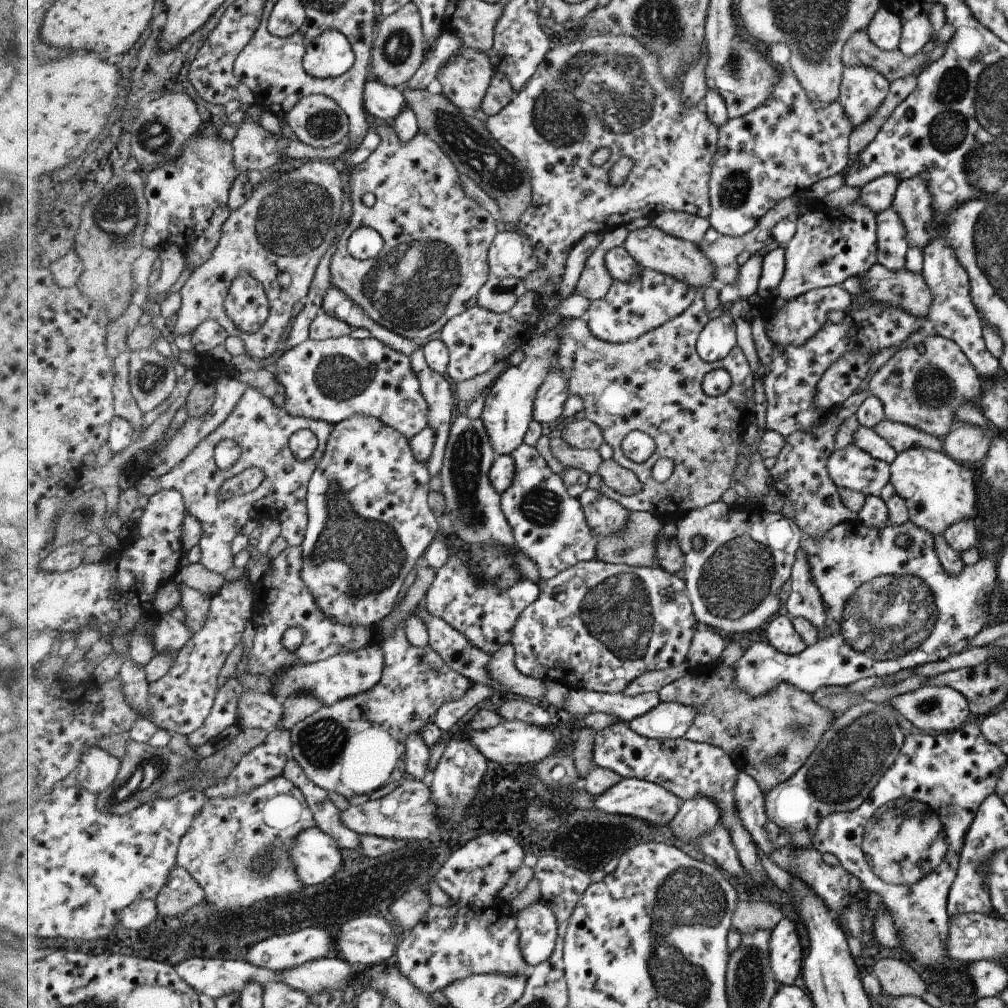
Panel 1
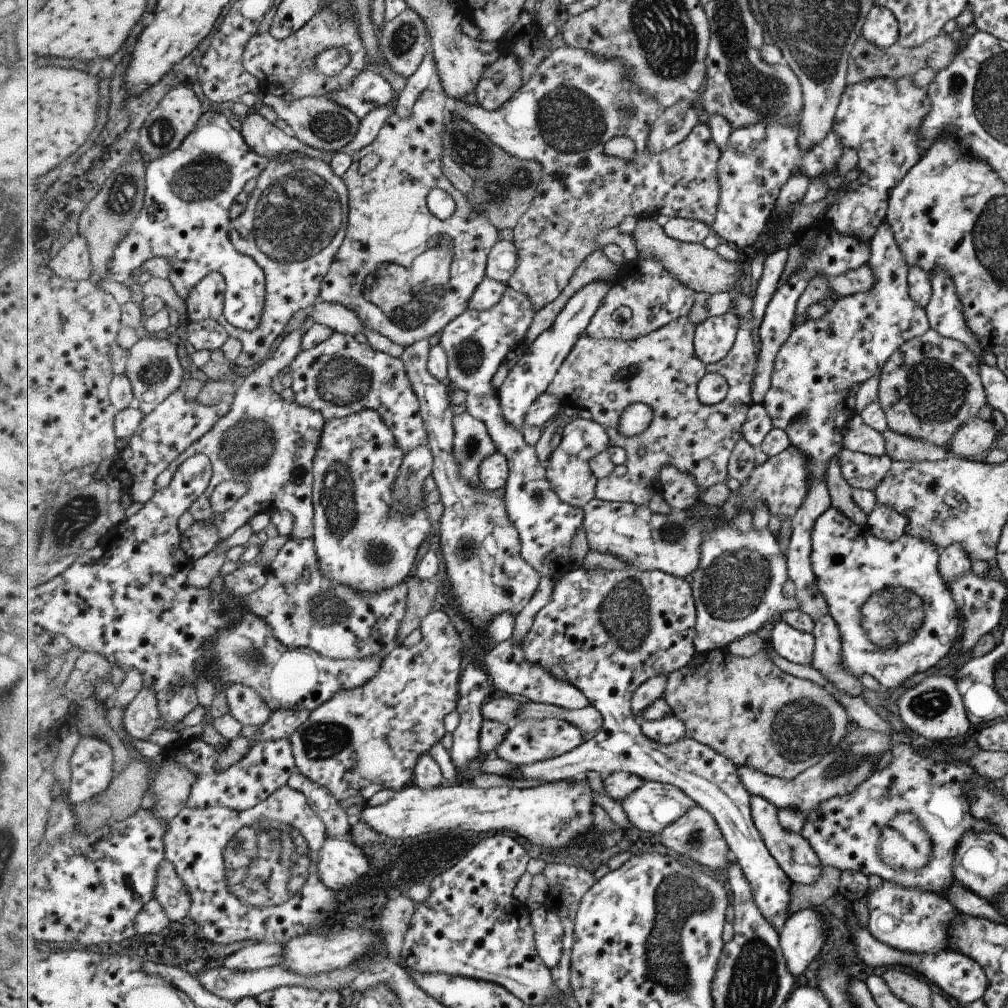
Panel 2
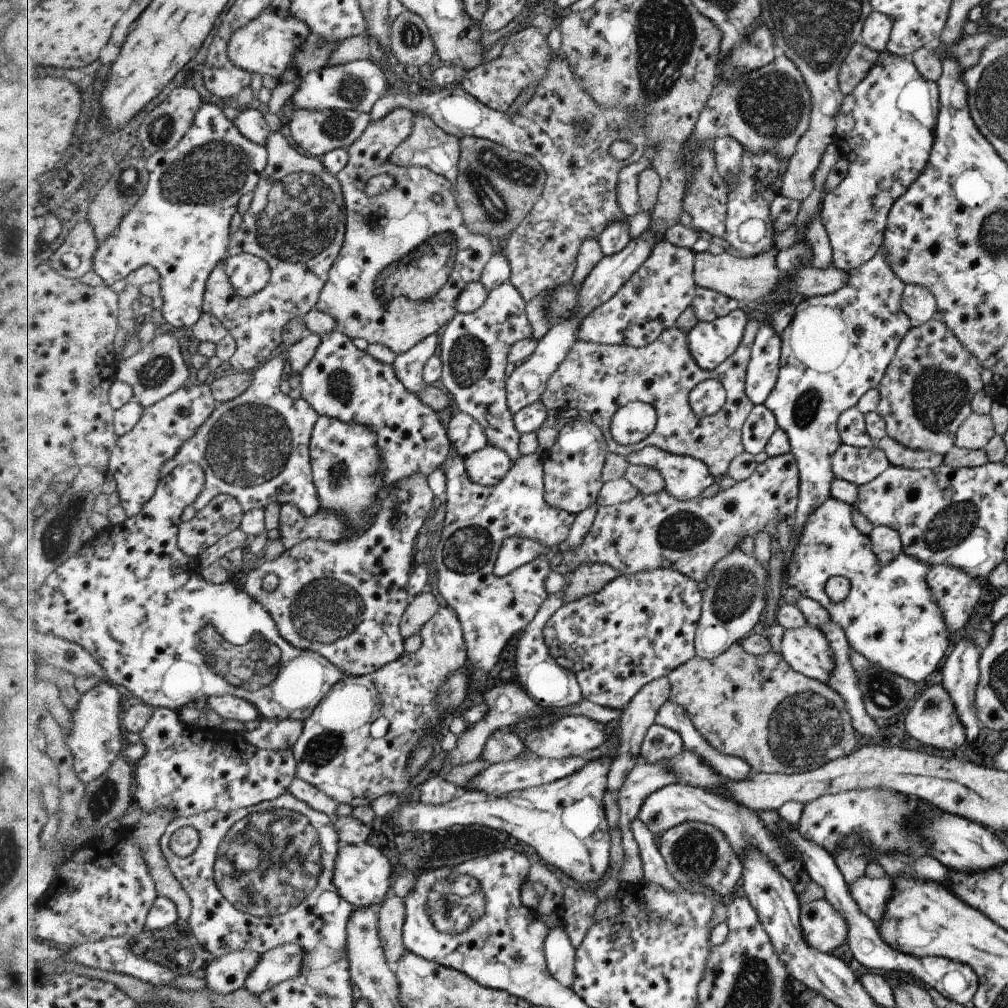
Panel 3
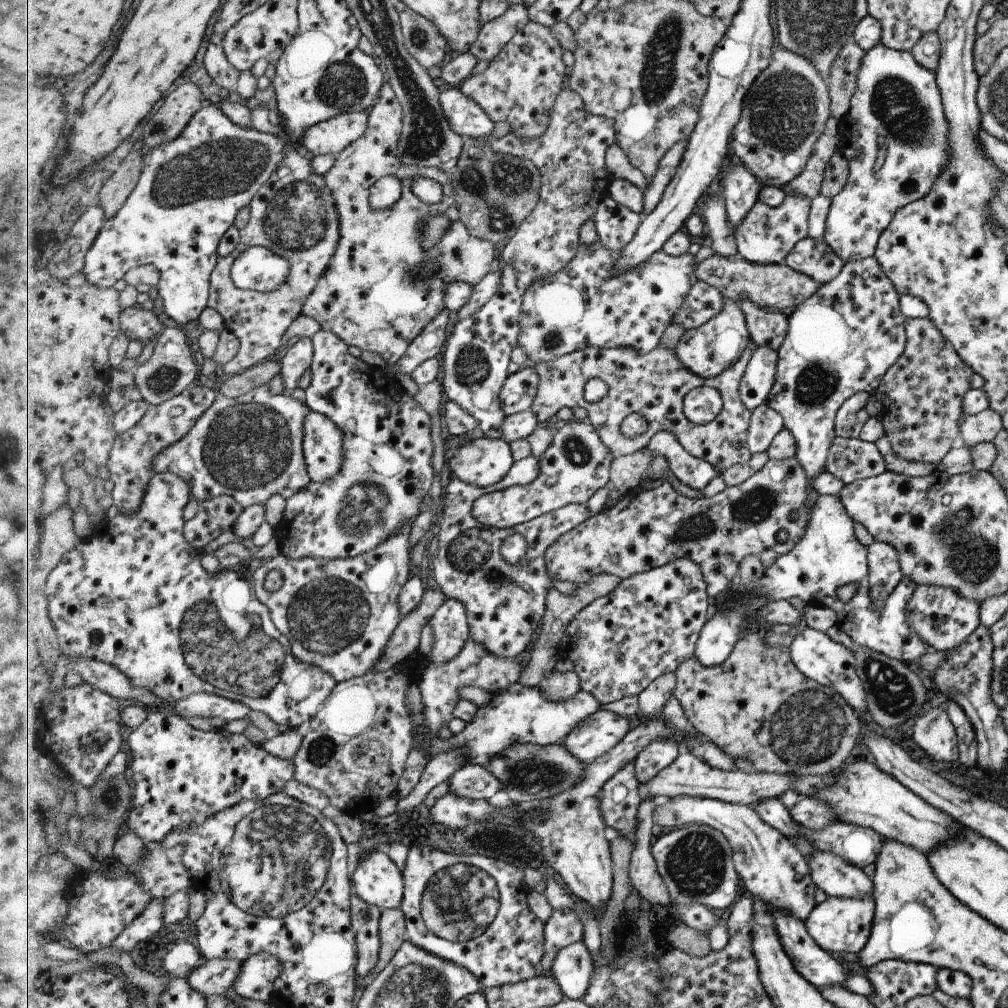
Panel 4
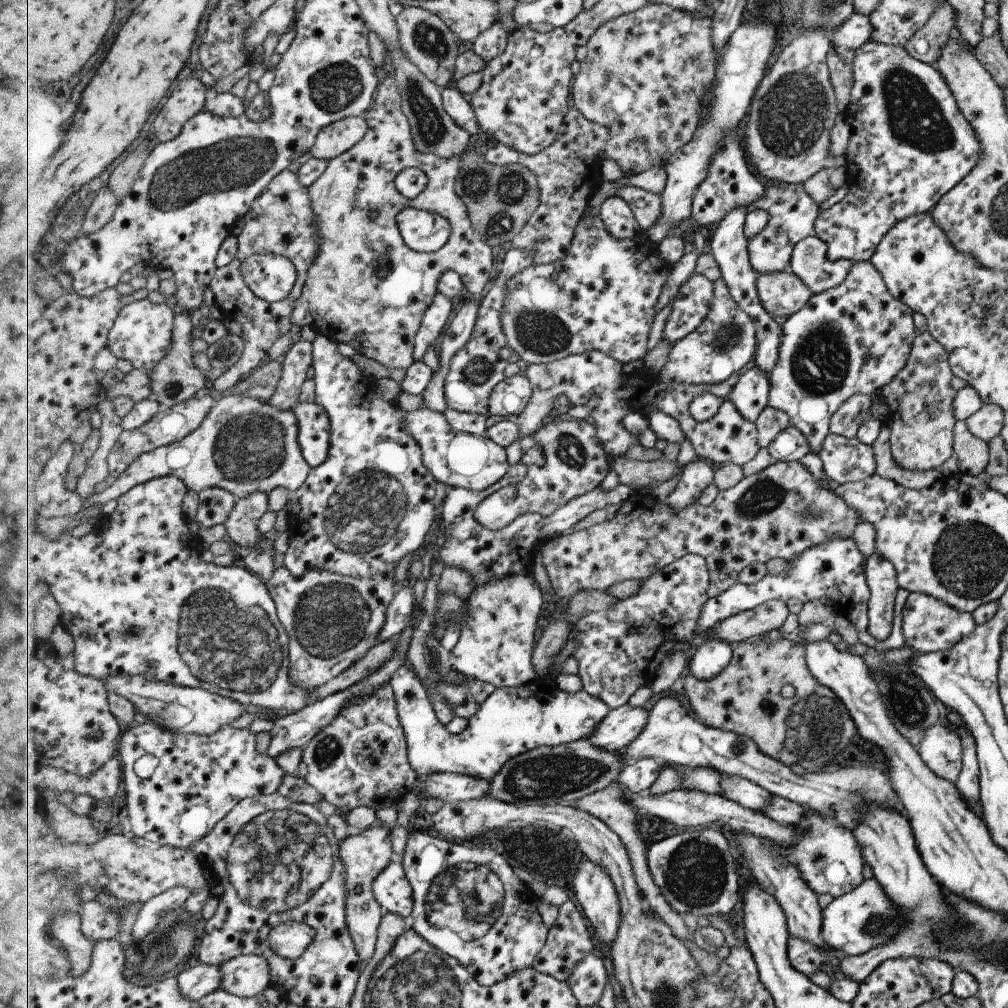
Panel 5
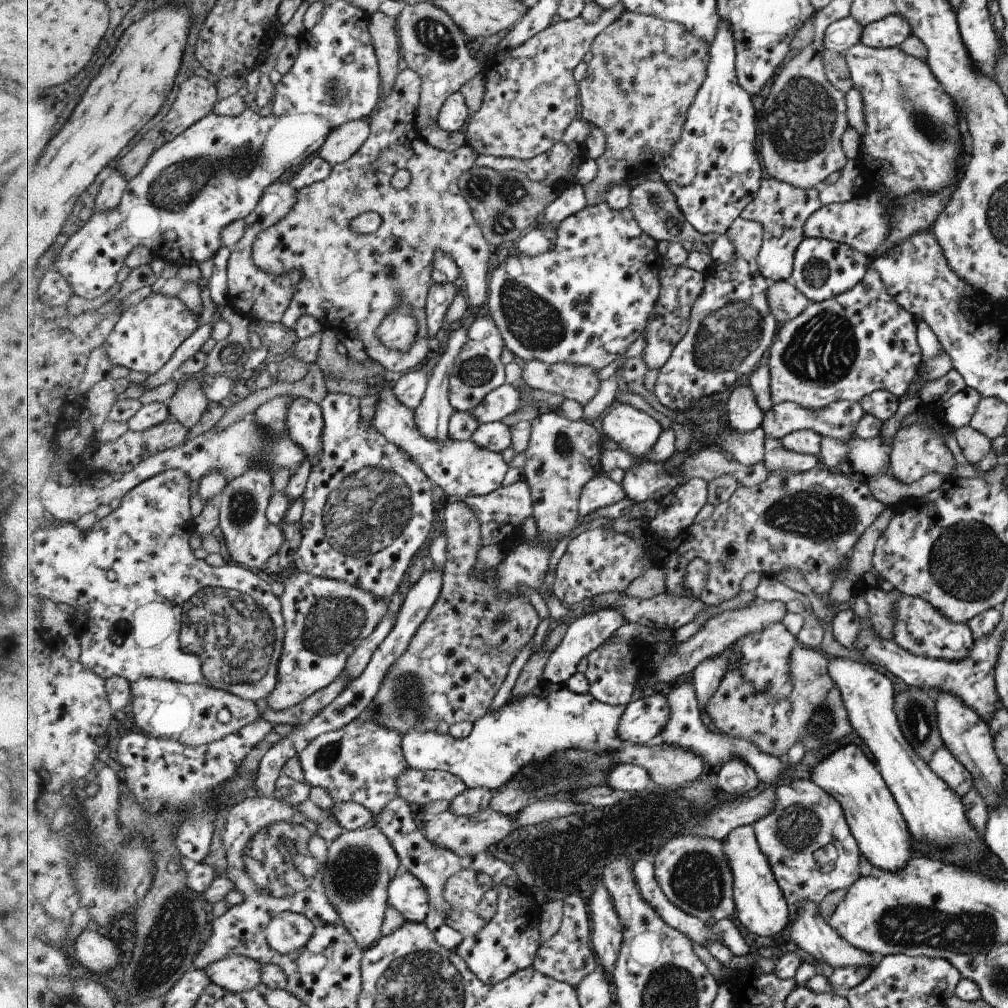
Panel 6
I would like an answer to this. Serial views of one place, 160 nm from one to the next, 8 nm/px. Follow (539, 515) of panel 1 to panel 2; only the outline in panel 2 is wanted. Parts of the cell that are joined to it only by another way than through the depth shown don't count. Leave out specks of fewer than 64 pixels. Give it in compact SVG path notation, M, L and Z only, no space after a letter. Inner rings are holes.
M512 287L505 292L502 300L491 310L469 309L453 320L440 337L440 345L448 352L448 378L456 388L467 392L467 411L487 424L497 451L508 458L510 478L505 488L505 506L509 518L520 533L522 556L542 578L559 576L559 564L571 559L571 546L575 544L579 528L584 526L584 508L575 508L563 502L553 490L547 478L547 465L537 458L537 450L525 441L522 432L511 428L501 410L498 389L493 386L493 376L504 364L511 348L525 342L527 332L537 314L535 302L527 294Z

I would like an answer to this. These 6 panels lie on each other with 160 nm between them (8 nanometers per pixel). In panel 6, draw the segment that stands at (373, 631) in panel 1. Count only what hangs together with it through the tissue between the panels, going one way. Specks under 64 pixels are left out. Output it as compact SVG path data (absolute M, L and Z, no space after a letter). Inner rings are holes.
M295 569L284 584L280 599L286 622L284 654L276 688L267 700L268 707L276 711L301 704L339 679L348 658L380 626L389 608L389 601L377 599L348 582L316 577Z

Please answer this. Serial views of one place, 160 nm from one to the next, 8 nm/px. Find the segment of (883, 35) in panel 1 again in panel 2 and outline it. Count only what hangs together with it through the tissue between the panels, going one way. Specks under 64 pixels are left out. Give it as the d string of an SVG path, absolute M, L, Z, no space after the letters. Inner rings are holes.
M873 5L865 16L861 31L869 44L877 48L887 48L896 43L898 24L893 13L888 8Z

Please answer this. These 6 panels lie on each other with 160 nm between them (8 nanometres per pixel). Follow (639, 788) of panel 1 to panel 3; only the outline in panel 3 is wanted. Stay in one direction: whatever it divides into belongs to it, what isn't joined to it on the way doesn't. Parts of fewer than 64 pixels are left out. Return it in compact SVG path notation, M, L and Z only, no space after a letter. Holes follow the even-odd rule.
M677 783L666 786L649 796L641 807L639 819L655 834L663 834L670 828L687 821L699 821L713 825L715 828L721 829L726 837L729 837L729 842L740 858L742 853L746 852L747 846L755 846L779 869L781 874L785 875L797 895L805 890L805 884L801 884L804 866L800 859L791 857L789 860L786 848L774 837L774 832L766 825L761 815L733 798L728 799L716 795L711 791L706 791L706 788L703 787Z

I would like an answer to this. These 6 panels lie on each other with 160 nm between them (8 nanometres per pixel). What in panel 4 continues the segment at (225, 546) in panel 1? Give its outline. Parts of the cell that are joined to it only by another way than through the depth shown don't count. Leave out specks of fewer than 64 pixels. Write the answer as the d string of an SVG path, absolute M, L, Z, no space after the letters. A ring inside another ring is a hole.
M267 385L237 398L219 394L216 402L201 416L187 436L156 456L154 471L157 474L172 469L179 470L183 478L191 484L192 496L198 502L229 495L246 509L253 504L265 505L272 495L281 495L289 500L312 482L304 453L304 426L309 411L307 404L294 399L292 395L271 394Z

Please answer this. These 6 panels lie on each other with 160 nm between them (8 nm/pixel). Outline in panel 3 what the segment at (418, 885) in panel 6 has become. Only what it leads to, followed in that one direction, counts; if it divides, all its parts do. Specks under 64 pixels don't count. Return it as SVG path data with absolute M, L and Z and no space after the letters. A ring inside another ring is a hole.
M343 845L340 848L334 880L340 893L356 907L370 907L377 904L380 907L393 893L394 868L392 861L381 849L368 845Z

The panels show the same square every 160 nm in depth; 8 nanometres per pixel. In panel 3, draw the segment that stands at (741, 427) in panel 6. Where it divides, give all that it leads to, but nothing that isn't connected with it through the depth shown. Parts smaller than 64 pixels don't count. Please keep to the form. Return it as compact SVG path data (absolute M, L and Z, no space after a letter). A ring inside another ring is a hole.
M763 322L752 348L752 360L746 380L748 397L756 405L765 405L780 376L782 336L769 322Z

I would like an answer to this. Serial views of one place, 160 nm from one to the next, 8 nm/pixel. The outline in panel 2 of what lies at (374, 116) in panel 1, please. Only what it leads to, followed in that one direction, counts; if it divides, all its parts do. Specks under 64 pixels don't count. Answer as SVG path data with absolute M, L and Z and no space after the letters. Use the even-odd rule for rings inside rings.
M372 68L361 72L341 94L337 92L337 96L333 94L328 98L349 108L361 120L381 106L396 103L391 84L381 74L373 72Z

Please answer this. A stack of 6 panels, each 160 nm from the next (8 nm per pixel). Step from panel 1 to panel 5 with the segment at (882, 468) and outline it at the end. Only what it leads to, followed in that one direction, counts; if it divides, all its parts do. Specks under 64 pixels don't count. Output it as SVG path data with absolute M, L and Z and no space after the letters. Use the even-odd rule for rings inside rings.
M829 434L816 456L821 460L823 472L825 472L831 485L863 480L863 478L874 475L875 472L872 446L862 444L856 437L847 439L843 436Z

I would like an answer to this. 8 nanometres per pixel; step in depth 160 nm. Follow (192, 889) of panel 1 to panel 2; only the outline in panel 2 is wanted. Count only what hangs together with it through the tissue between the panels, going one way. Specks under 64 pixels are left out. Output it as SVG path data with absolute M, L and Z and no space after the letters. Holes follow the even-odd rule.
M168 859L161 864L160 875L157 876L156 900L161 902L171 921L186 918L193 906L193 898L186 883Z

